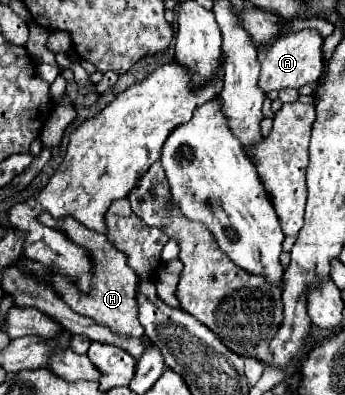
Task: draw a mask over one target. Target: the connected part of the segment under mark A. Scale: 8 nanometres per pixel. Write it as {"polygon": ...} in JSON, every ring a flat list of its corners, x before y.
{"polygon":[[300,30,300,32,288,32,274,40,274,44,266,52,260,54,260,82,258,86,264,92,270,90,282,90,282,88,302,88,304,84,314,84,322,74,322,36,316,30]]}

